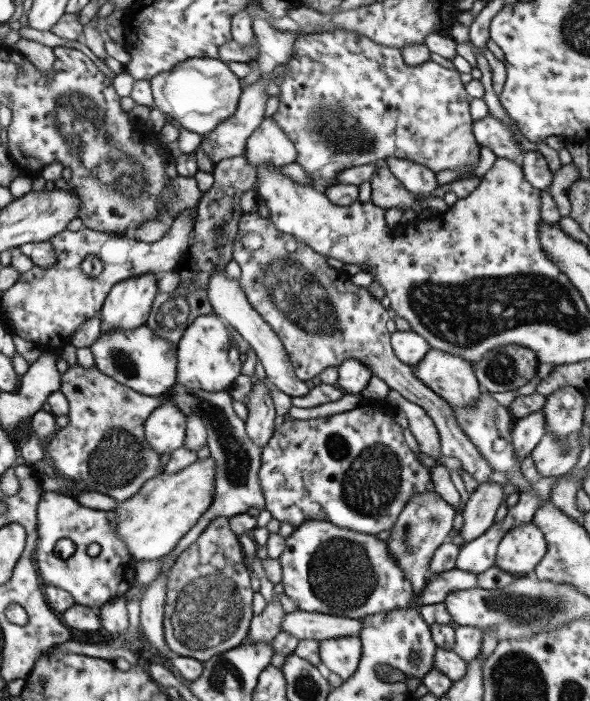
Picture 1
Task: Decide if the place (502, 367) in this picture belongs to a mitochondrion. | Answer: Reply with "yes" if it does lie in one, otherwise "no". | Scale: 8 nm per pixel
yes

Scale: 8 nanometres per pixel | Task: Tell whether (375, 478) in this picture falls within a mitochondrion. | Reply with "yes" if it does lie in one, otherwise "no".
yes

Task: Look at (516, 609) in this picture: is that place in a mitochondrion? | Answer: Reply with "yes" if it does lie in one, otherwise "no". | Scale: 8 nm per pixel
yes

